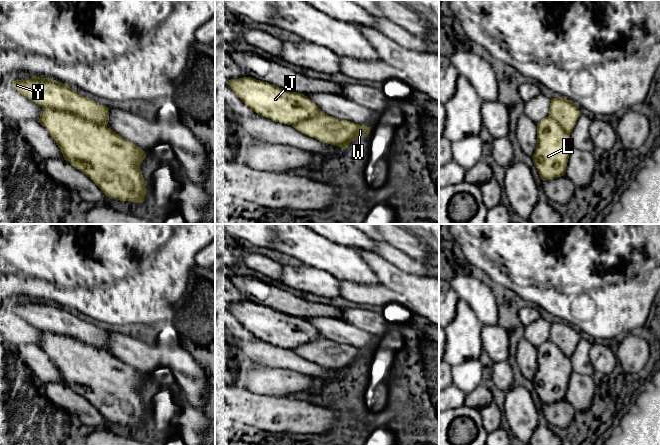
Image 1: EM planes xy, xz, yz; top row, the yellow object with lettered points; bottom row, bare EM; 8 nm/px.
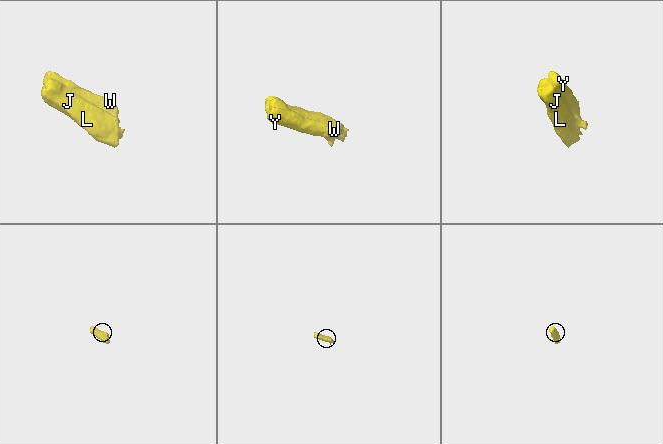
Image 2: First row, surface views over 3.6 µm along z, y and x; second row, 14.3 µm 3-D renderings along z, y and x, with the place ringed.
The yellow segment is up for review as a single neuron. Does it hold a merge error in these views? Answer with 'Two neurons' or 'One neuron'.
Two neurons

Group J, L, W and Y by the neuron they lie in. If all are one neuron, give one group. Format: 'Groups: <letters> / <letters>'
Groups: J L / W Y

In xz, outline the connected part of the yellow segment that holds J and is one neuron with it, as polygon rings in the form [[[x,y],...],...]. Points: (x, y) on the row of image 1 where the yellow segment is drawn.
[[[251,77],[231,79],[229,85],[254,112],[275,122],[293,125],[322,113],[304,94],[290,92]]]

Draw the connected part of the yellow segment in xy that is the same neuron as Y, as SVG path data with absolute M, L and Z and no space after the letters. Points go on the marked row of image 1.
M32 76L29 79L16 80L11 86L42 107L68 112L99 125L108 125L107 106L78 94L66 84L49 78Z

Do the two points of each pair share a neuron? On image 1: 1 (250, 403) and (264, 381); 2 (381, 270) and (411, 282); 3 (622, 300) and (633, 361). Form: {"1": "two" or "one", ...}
{"1": "two", "2": "one", "3": "two"}

